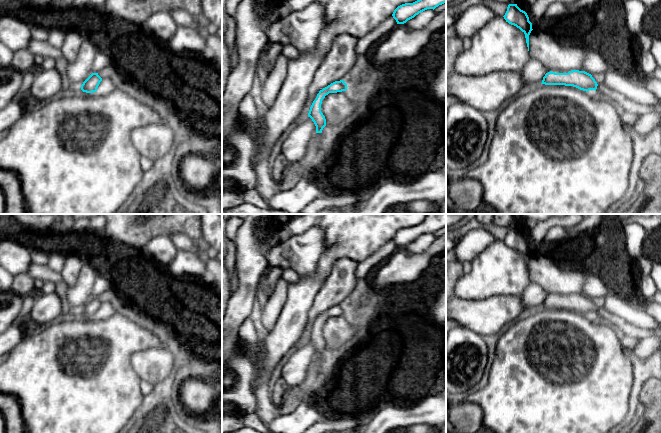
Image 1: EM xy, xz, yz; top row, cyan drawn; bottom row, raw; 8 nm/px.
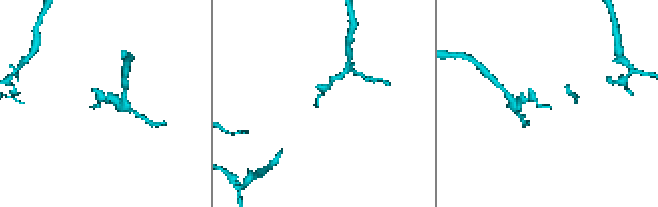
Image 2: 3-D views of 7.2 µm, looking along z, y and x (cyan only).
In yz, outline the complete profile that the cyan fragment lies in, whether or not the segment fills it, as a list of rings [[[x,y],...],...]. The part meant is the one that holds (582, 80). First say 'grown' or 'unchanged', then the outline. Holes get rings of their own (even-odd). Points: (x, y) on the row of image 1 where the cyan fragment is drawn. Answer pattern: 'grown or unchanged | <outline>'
unchanged | [[[572,70],[568,73],[550,71],[545,74],[541,84],[573,86],[586,92],[589,90],[596,91],[598,86],[591,74],[579,70]]]

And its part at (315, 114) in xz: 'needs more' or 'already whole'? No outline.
already whole

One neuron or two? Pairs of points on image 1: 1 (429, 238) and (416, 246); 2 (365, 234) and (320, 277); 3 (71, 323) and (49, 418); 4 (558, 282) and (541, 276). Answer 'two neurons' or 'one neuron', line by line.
1: one neuron
2: one neuron
3: one neuron
4: one neuron

